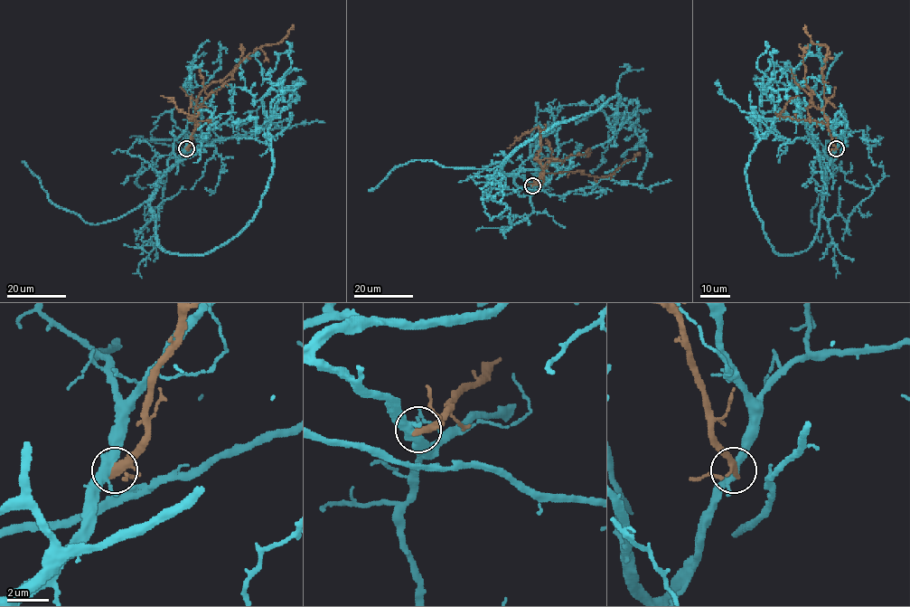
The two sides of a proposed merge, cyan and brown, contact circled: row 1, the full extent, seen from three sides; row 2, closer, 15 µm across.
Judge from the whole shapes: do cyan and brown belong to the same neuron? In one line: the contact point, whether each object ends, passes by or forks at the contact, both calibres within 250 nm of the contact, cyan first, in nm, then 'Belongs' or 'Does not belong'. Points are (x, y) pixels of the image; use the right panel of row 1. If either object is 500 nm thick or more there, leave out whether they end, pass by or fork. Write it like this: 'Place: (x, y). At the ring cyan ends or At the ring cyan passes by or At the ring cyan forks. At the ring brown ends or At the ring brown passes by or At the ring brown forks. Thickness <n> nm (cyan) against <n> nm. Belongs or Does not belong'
Place: (836, 148). At the ring cyan forks. At the ring brown passes by. Thickness 360 nm (cyan) against 320 nm. Does not belong

